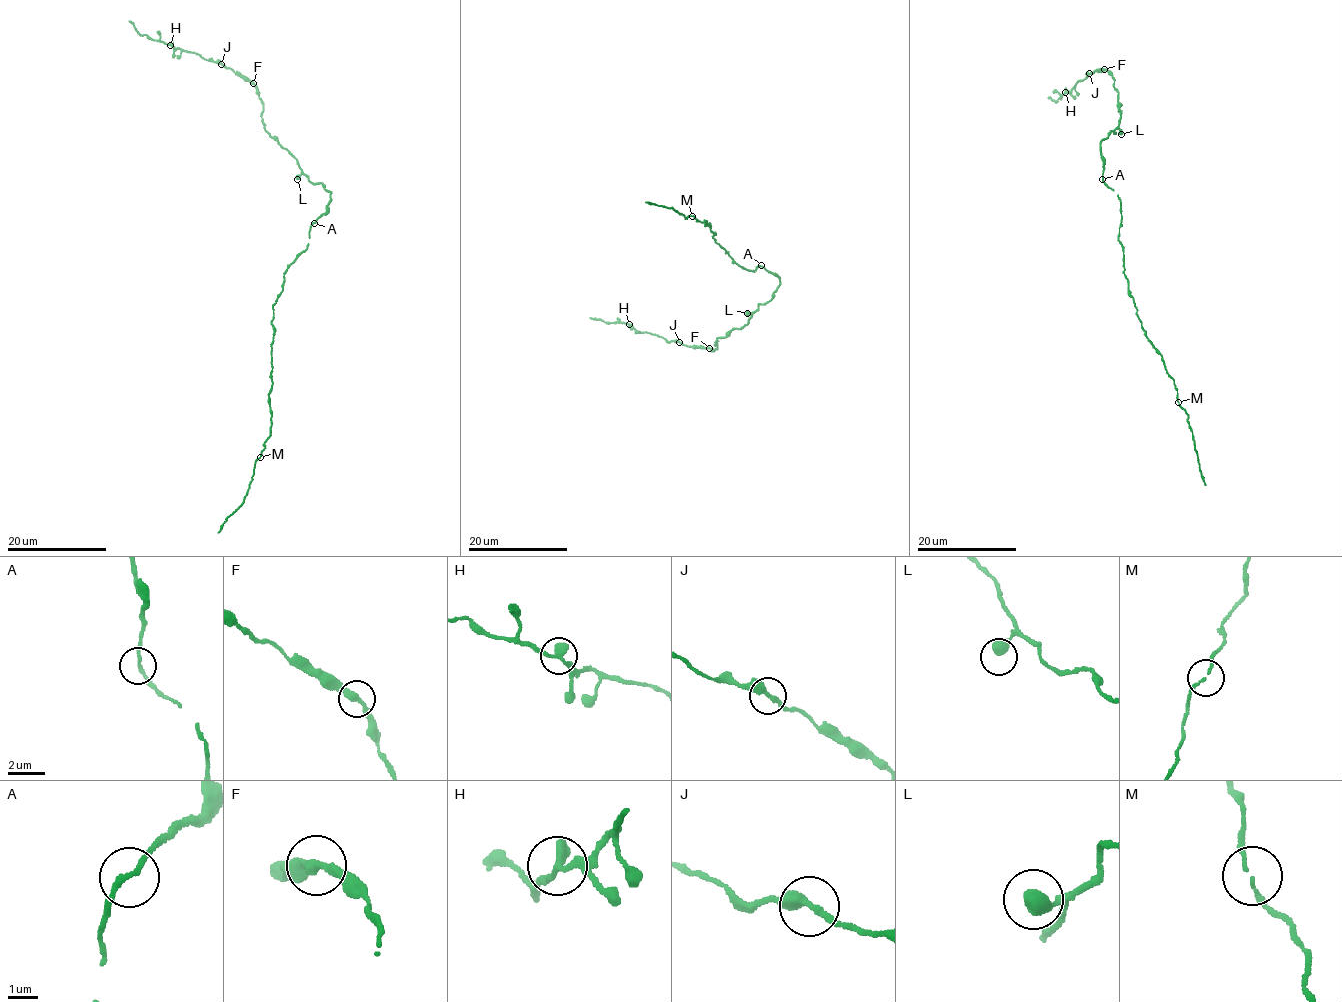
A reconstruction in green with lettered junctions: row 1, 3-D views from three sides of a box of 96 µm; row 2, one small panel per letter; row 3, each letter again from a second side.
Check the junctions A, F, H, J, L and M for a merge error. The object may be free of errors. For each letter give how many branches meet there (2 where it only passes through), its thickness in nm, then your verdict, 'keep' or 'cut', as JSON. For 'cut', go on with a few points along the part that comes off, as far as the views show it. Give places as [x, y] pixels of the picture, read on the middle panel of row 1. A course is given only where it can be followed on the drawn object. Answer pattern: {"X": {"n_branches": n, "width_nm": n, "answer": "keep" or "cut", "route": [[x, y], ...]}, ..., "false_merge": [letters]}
{"A": {"n_branches": 2, "width_nm": 180, "answer": "keep"}, "F": {"n_branches": 2, "width_nm": 280, "answer": "keep"}, "H": {"n_branches": 2, "width_nm": 320, "answer": "keep"}, "J": {"n_branches": 2, "width_nm": 320, "answer": "keep"}, "L": {"n_branches": 1, "width_nm": 550, "answer": "keep"}, "M": {"n_branches": 2, "width_nm": 120, "answer": "keep"}, "false_merge": []}

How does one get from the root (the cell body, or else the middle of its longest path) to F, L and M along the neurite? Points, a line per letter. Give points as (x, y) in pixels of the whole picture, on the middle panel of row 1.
F: (761, 266), (778, 277), (773, 296), (758, 304), (747, 324), (718, 338), (717, 350), (709, 348)
L: (761, 266), (778, 277), (779, 284), (770, 301), (758, 304), (752, 313), (747, 313)
M: (761, 266), (752, 271), (741, 267), (715, 242), (710, 222), (705, 226), (706, 220), (697, 221), (692, 216)

